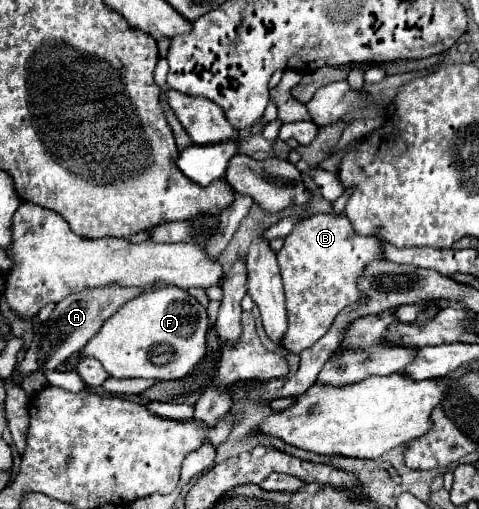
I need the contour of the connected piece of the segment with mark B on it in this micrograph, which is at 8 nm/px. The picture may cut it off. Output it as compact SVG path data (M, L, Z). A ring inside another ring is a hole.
M316 214L296 224L296 228L286 236L284 246L278 252L290 320L288 332L282 340L284 350L300 354L302 350L310 348L330 330L336 314L342 308L362 298L356 286L356 276L362 274L368 262L382 258L380 248L380 238L356 234L344 214Z

